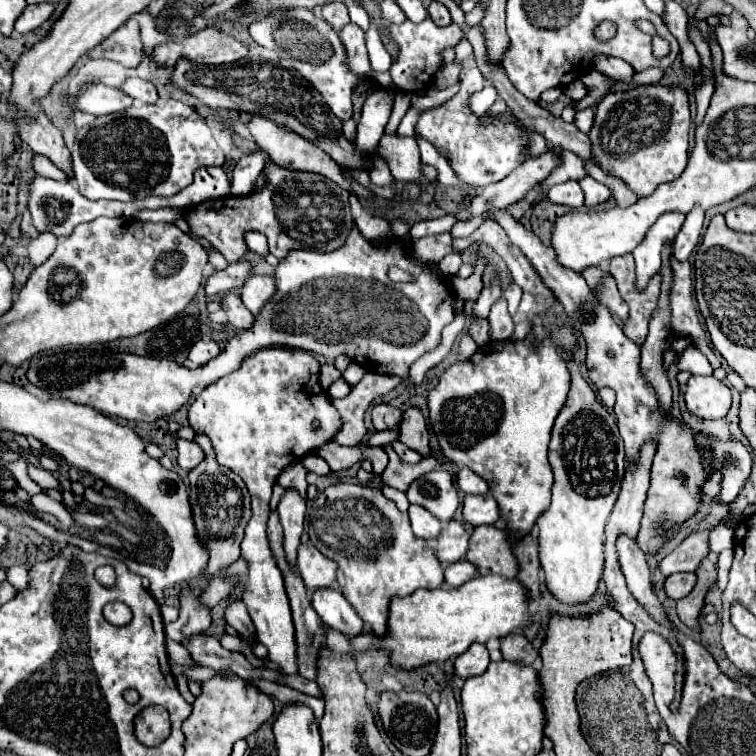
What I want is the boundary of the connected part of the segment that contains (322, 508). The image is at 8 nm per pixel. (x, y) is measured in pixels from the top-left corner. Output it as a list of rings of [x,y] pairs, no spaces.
[[[339,483],[323,491],[315,499],[309,511],[309,539],[323,555],[313,545],[299,547],[297,569],[307,589],[309,591],[327,589],[327,587],[333,587],[335,581],[339,581],[339,591],[347,597],[347,601],[353,605],[359,617],[371,627],[375,637],[387,635],[385,629],[387,629],[387,619],[389,619],[389,603],[393,597],[405,597],[417,589],[437,589],[445,581],[443,567],[435,555],[435,549],[425,539],[419,539],[413,535],[407,513],[401,513],[393,501],[383,497],[379,489],[373,489],[367,485]]]

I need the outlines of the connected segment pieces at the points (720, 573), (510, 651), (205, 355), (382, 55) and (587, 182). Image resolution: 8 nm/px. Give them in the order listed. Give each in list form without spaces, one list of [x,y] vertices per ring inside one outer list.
[[[725,550],[719,553],[719,569],[717,569],[717,585],[721,589],[725,589],[727,585],[727,575],[729,575],[729,569],[731,569],[733,561],[733,551]]]
[[[515,633],[505,635],[501,639],[501,653],[503,653],[503,659],[521,663],[521,665],[533,665],[535,659],[539,657],[539,653],[533,649],[531,641],[527,641],[527,637],[515,635]]]
[[[201,339],[201,341],[197,341],[197,343],[191,345],[191,349],[189,349],[189,361],[193,361],[195,365],[203,365],[203,363],[211,361],[213,357],[217,357],[217,353],[219,353],[219,347],[217,347],[215,341]]]
[[[373,25],[367,31],[367,51],[369,51],[369,61],[373,71],[389,71],[391,67],[389,53],[381,45],[381,39],[377,37],[377,29],[373,29]]]
[[[585,177],[579,184],[584,191],[584,206],[589,209],[613,199],[613,191],[607,185],[595,181],[593,177]]]

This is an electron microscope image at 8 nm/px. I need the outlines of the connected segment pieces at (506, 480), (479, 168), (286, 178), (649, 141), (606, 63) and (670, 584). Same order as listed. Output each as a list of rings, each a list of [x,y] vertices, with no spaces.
[[[575,323],[553,325],[547,329],[549,335],[541,341],[541,347],[533,347],[533,337],[523,341],[489,341],[469,361],[459,361],[445,369],[439,385],[429,393],[429,415],[433,431],[437,433],[443,455],[473,469],[481,475],[491,489],[491,495],[499,503],[501,517],[507,519],[511,541],[529,533],[537,517],[549,505],[549,485],[553,485],[551,465],[547,461],[547,445],[555,417],[561,405],[567,401],[571,387],[569,361],[579,345],[579,329]]]
[[[463,67],[459,73],[459,83],[461,83],[461,89],[451,101],[421,113],[415,131],[425,139],[429,139],[435,147],[443,147],[451,153],[451,167],[457,173],[457,177],[465,181],[465,185],[483,189],[485,185],[501,181],[517,165],[521,165],[521,161],[527,159],[521,155],[525,145],[531,149],[529,157],[537,157],[537,153],[543,153],[547,149],[547,143],[541,135],[531,133],[513,117],[497,115],[493,119],[479,119],[467,109],[467,103],[465,103],[467,97],[475,91],[481,91],[485,85],[483,75],[477,67],[475,69]]]
[[[269,161],[263,169],[267,183],[243,197],[225,197],[185,209],[189,231],[207,239],[229,263],[239,261],[247,253],[243,235],[247,231],[261,231],[269,239],[269,251],[281,259],[289,249],[315,249],[333,251],[345,243],[353,227],[349,193],[327,177],[307,171],[291,171]]]
[[[637,85],[623,93],[611,93],[599,103],[589,139],[593,141],[593,155],[601,161],[601,169],[627,183],[637,197],[645,197],[657,185],[669,183],[685,171],[689,129],[689,95],[683,87]]]
[[[597,57],[595,69],[601,71],[603,75],[619,81],[619,83],[633,83],[635,69],[623,61],[623,59],[613,59],[613,57]]]
[[[675,573],[665,579],[665,591],[671,599],[681,599],[691,593],[695,583],[697,583],[695,573]]]

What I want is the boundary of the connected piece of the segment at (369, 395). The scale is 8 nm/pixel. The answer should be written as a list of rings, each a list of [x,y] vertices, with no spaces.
[[[367,371],[365,377],[353,387],[353,391],[345,399],[331,399],[333,405],[337,405],[343,419],[343,427],[341,427],[341,433],[337,433],[335,443],[347,445],[347,447],[359,445],[367,433],[363,425],[363,413],[369,407],[369,403],[375,397],[389,393],[401,383],[403,379],[397,375],[379,375],[379,373]]]

